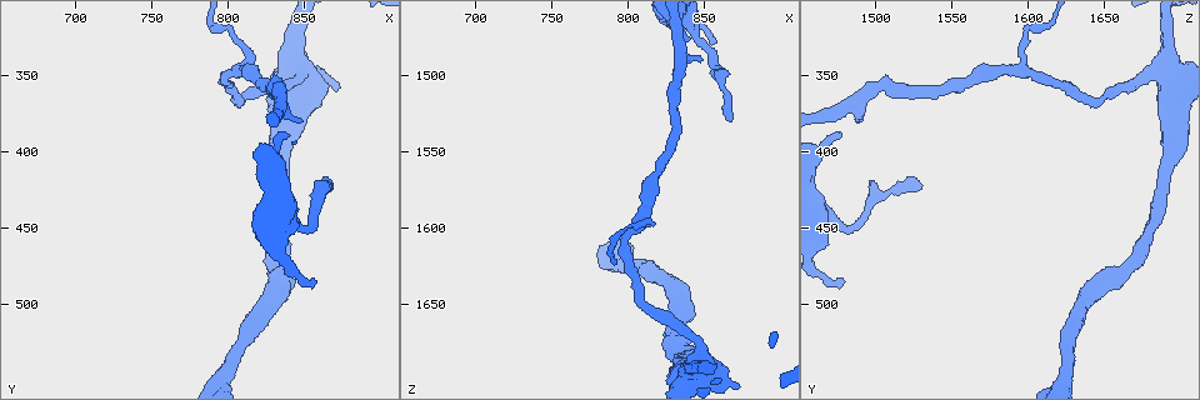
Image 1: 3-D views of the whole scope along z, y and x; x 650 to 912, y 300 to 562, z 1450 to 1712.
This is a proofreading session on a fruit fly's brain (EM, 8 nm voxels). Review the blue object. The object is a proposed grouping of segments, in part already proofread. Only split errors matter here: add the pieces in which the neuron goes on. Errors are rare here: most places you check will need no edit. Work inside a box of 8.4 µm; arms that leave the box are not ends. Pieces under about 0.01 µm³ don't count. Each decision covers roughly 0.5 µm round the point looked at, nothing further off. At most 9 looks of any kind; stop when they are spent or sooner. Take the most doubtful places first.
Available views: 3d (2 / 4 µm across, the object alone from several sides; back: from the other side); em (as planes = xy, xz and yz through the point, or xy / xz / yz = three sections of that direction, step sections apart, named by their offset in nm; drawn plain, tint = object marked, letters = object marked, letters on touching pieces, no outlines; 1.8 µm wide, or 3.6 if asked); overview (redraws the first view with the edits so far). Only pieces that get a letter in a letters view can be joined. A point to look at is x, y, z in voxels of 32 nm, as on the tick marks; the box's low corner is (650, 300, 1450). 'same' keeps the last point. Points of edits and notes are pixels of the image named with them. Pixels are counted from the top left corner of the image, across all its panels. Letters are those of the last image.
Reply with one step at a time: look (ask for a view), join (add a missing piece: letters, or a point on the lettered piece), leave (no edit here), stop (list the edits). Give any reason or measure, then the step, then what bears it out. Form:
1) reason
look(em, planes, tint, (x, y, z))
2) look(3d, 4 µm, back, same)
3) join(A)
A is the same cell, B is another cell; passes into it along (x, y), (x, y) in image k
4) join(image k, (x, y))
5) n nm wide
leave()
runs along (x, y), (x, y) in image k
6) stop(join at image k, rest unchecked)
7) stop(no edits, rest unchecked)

an open end
look(em, planes, plain, (838, 388, 1478))

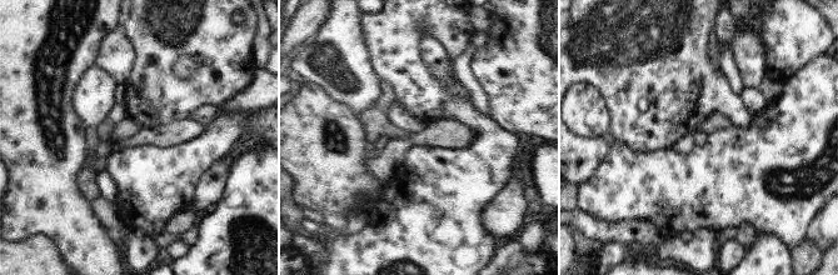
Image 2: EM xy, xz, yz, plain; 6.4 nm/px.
see the neighbours
look(em, planes, letters, same)

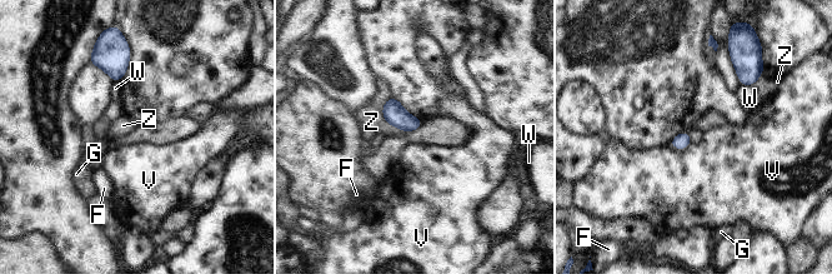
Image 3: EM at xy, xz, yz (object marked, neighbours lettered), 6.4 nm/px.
leave()
F, G, V, W and Z are other cells; border along (381, 110), (387, 123), (406, 133) in image 3; no lettered piece goes on from it

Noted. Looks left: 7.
look(em, planes, tint, (868, 422, 1530))

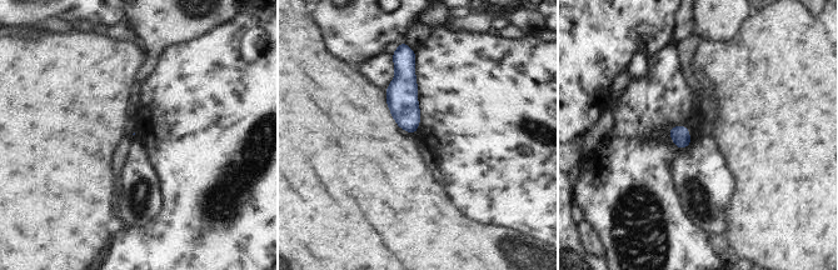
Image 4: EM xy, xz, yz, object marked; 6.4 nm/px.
look(em, planes, letters, same)

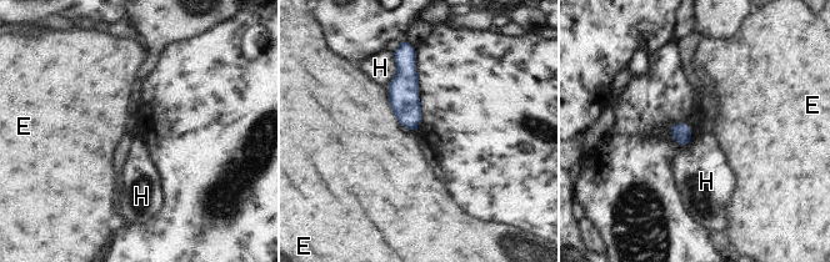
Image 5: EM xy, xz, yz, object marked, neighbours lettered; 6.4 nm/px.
leave()
E and H are other cells; border along (393, 53), (395, 75), (385, 87) in image 5; no lettered piece goes on from it

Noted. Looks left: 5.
tapers out
look(em, 3.6 µm, planes, letters, (856, 486, 1478))

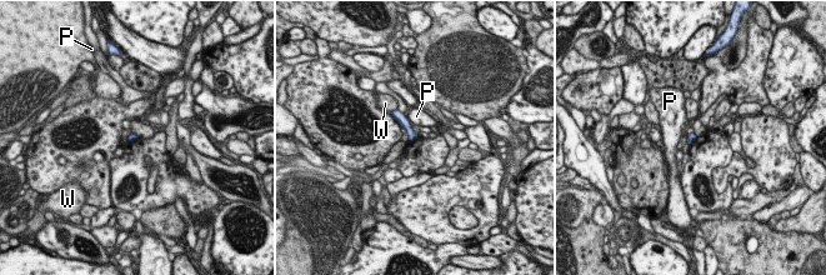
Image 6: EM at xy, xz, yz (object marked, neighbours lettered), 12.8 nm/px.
leave()
P and W are other cells; runs along (395, 113), (414, 136) in image 6; no lettered piece goes on from it

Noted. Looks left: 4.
three arms meet
look(3d, 4 µm, (808, 346, 1594))

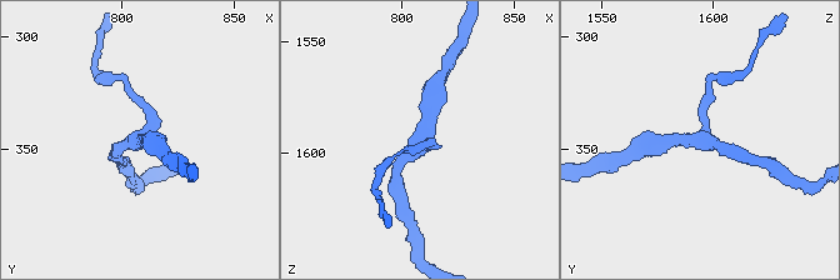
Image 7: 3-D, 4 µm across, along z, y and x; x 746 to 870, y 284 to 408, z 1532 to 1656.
3 arms
look(em, planes, letters, (809, 346, 1594))

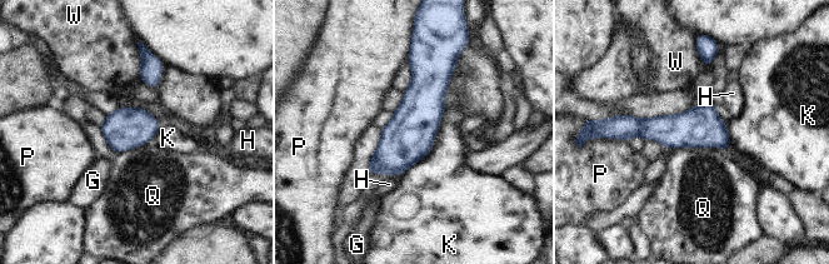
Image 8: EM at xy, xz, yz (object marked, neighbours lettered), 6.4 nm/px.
260 nm wide
leave()
G, H, K, P, Q and W are other cells; runs along (619, 124), (709, 129), (727, 145) in image 8; no lettered piece goes on from it

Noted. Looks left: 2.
stop(no edits, rest unchecked)

